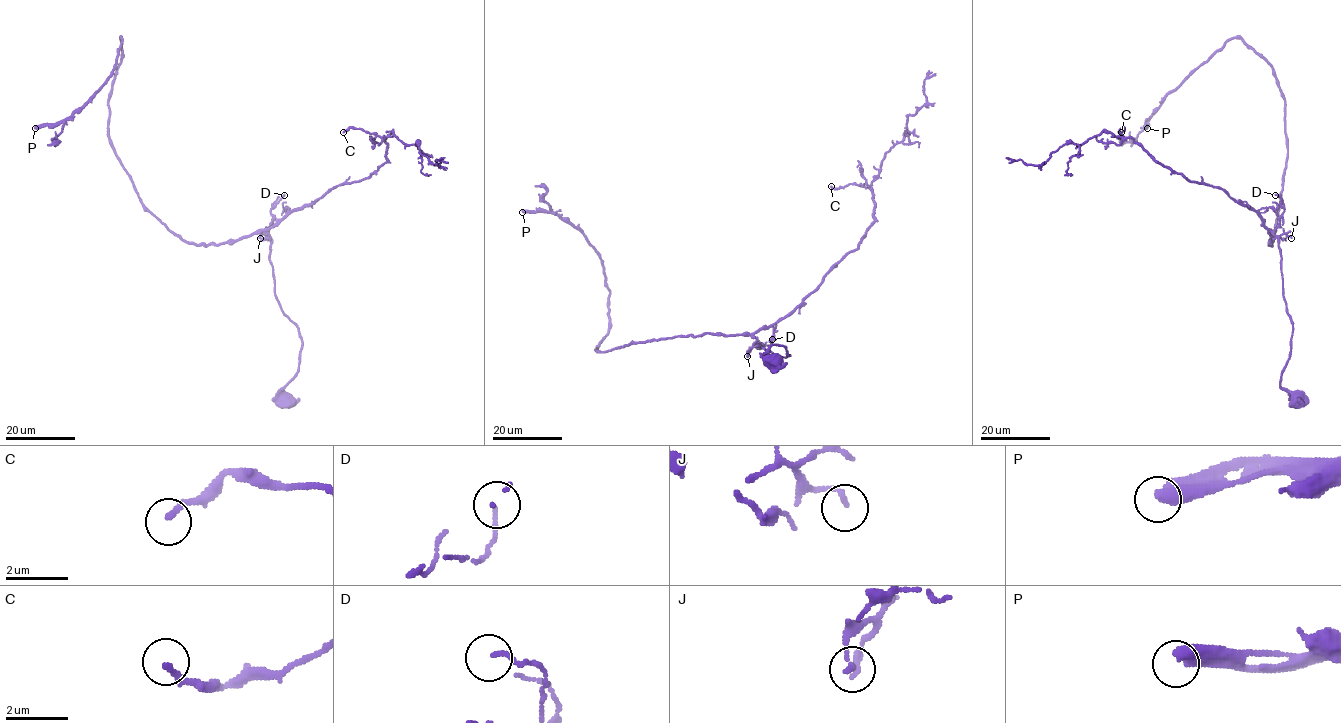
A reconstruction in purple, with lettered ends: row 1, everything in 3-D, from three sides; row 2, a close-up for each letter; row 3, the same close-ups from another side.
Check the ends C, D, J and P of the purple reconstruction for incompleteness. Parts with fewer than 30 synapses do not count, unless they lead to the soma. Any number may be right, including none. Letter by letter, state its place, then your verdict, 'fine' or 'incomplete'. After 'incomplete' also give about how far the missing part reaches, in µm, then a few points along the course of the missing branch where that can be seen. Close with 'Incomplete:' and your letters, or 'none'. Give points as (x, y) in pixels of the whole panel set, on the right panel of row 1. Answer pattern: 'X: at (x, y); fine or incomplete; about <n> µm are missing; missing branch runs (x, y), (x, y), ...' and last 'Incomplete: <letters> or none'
C: at (1121, 132); fine
D: at (1275, 195); fine
J: at (1291, 238); fine
P: at (1147, 128); incomplete; about 50 µm are missing; missing branch runs (1147, 128), (1135, 127), (1126, 136), (1118, 151), (1120, 155), (1102, 170), (1082, 175), (1068, 185), (1055, 183)
Incomplete: P

